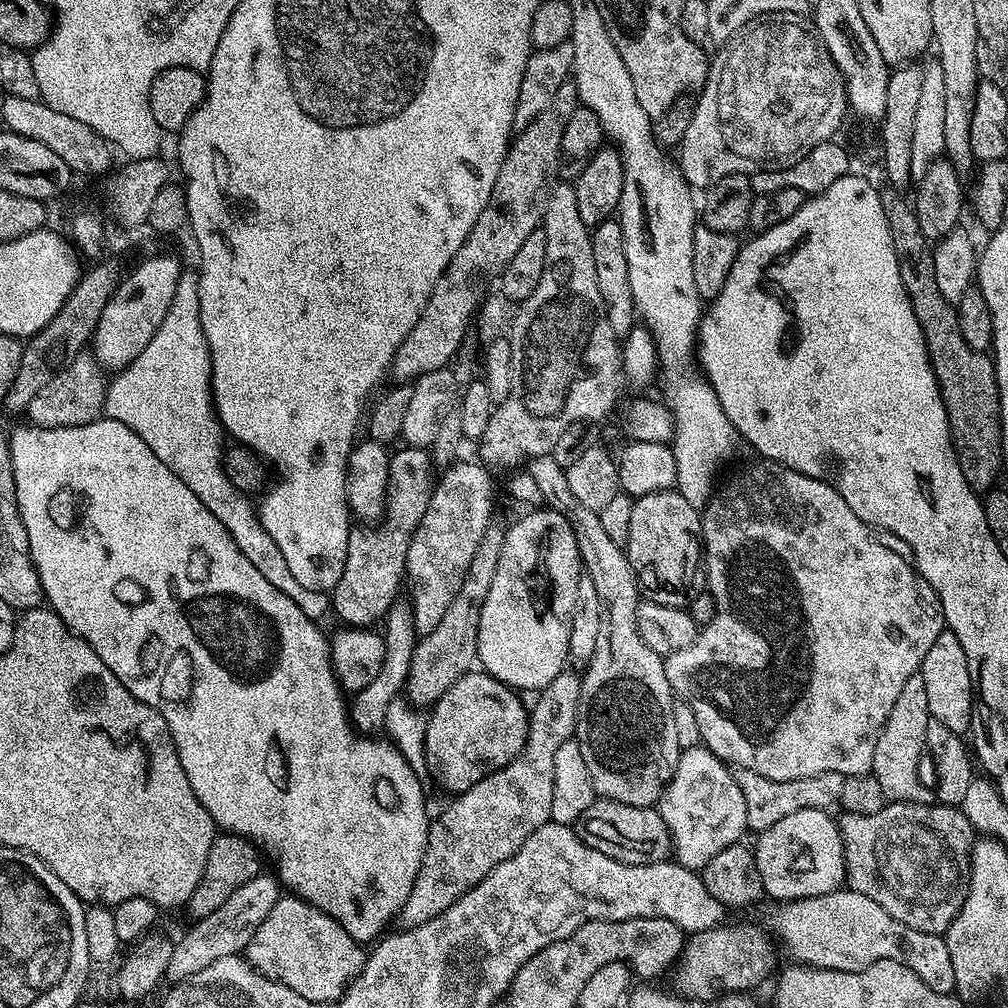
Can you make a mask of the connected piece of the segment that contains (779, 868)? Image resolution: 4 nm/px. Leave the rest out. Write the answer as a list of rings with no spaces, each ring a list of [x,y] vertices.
[[[825,809],[798,810],[798,814],[790,814],[782,818],[782,822],[774,822],[770,830],[759,833],[757,844],[754,844],[758,874],[762,878],[762,886],[767,895],[772,895],[776,902],[801,900],[807,896],[830,894],[835,888],[845,883],[844,874],[844,843],[839,823],[831,820]]]

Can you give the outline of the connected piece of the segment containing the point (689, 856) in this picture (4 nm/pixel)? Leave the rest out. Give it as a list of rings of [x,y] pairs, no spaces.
[[[707,746],[686,748],[658,801],[660,817],[672,835],[672,852],[675,863],[693,870],[703,870],[726,846],[737,843],[746,832],[746,798],[738,786],[729,765]]]

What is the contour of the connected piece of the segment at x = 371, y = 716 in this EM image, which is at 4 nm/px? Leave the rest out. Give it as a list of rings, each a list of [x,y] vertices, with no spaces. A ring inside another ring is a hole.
[[[404,598],[397,599],[388,611],[384,619],[385,628],[382,628],[386,654],[382,660],[382,670],[378,672],[373,682],[355,693],[350,700],[350,720],[361,733],[372,734],[376,729],[384,726],[387,708],[390,702],[402,691],[408,680],[410,662],[413,661],[413,652],[418,643],[418,633],[414,622],[413,608],[411,603]]]

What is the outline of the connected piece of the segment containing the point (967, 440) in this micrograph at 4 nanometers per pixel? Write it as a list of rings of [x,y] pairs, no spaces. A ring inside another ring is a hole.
[[[881,191],[880,197],[894,238],[894,250],[900,259],[898,270],[902,274],[902,286],[906,286],[910,306],[914,306],[914,318],[918,318],[918,326],[922,326],[928,357],[932,359],[932,369],[950,422],[950,438],[958,466],[962,466],[962,474],[971,488],[991,489],[999,481],[996,479],[1000,476],[1000,463],[1006,460],[1005,453],[1000,450],[1000,395],[991,355],[966,346],[955,307],[938,294],[932,248],[922,234],[922,226],[918,226],[915,207],[909,201],[907,204],[899,191],[887,191]]]

